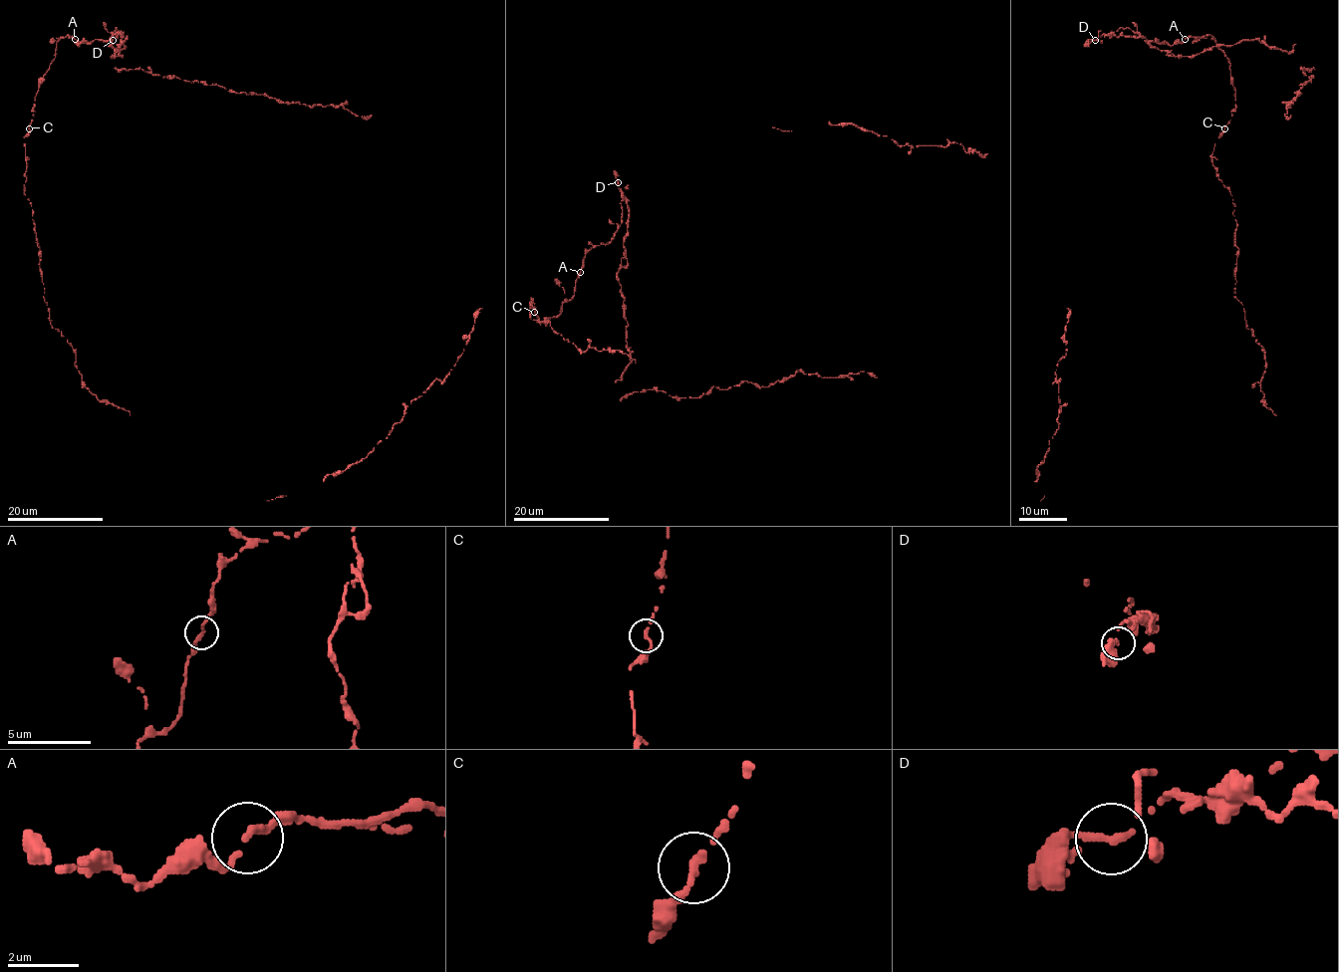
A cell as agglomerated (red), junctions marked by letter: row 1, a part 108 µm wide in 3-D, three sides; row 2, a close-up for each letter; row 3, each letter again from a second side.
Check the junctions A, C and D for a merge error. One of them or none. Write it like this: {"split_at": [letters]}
{"split_at": ["D"]}

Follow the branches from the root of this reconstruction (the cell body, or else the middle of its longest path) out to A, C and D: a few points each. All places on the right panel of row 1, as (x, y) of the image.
A: (1116, 31), (1129, 27), (1148, 40), (1158, 39), (1171, 45), (1185, 39)
C: (1116, 31), (1129, 27), (1148, 40), (1171, 45), (1210, 34), (1228, 59), (1235, 91), (1235, 108), (1224, 128)
D: (1116, 31), (1095, 40)

